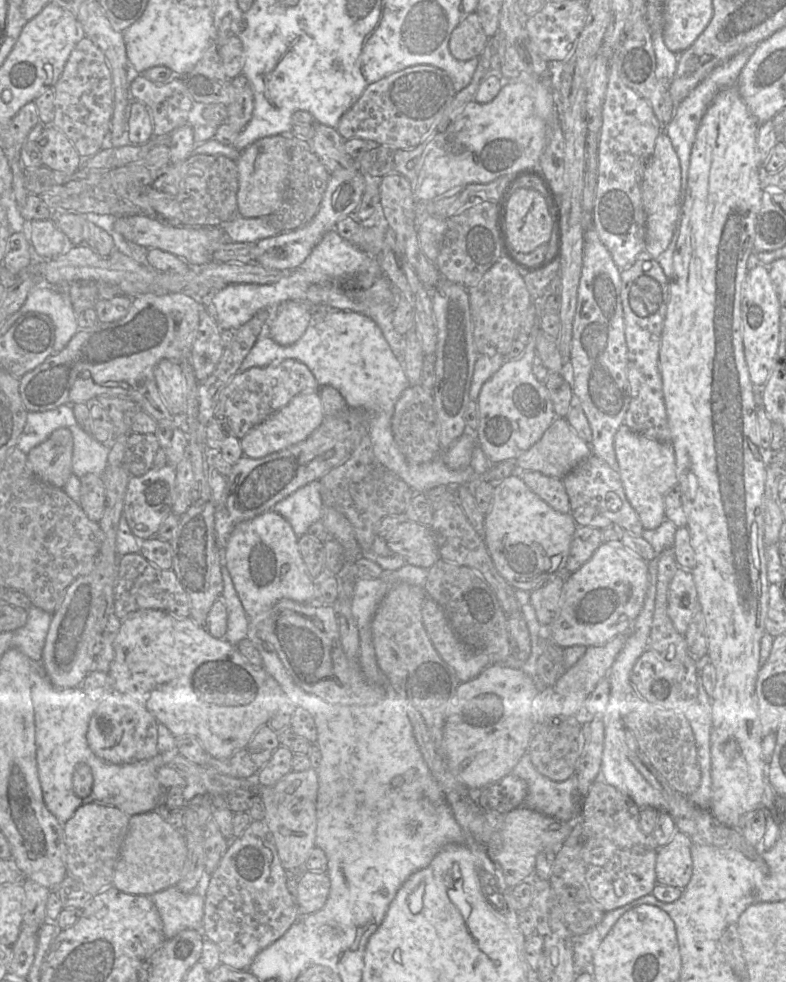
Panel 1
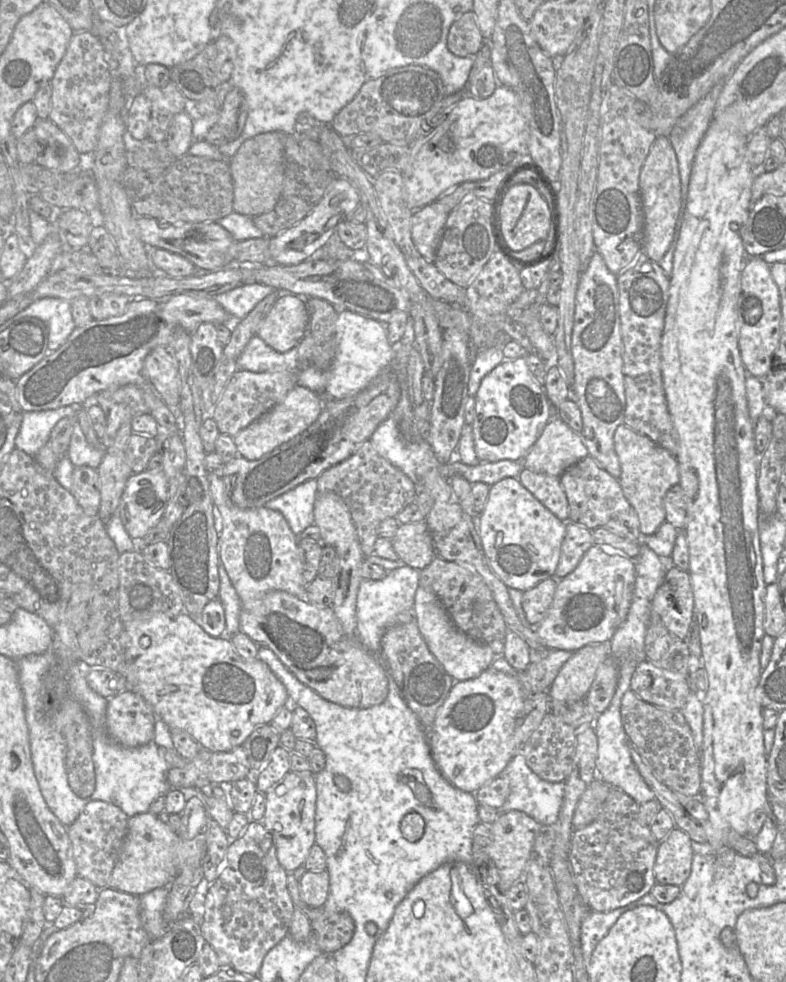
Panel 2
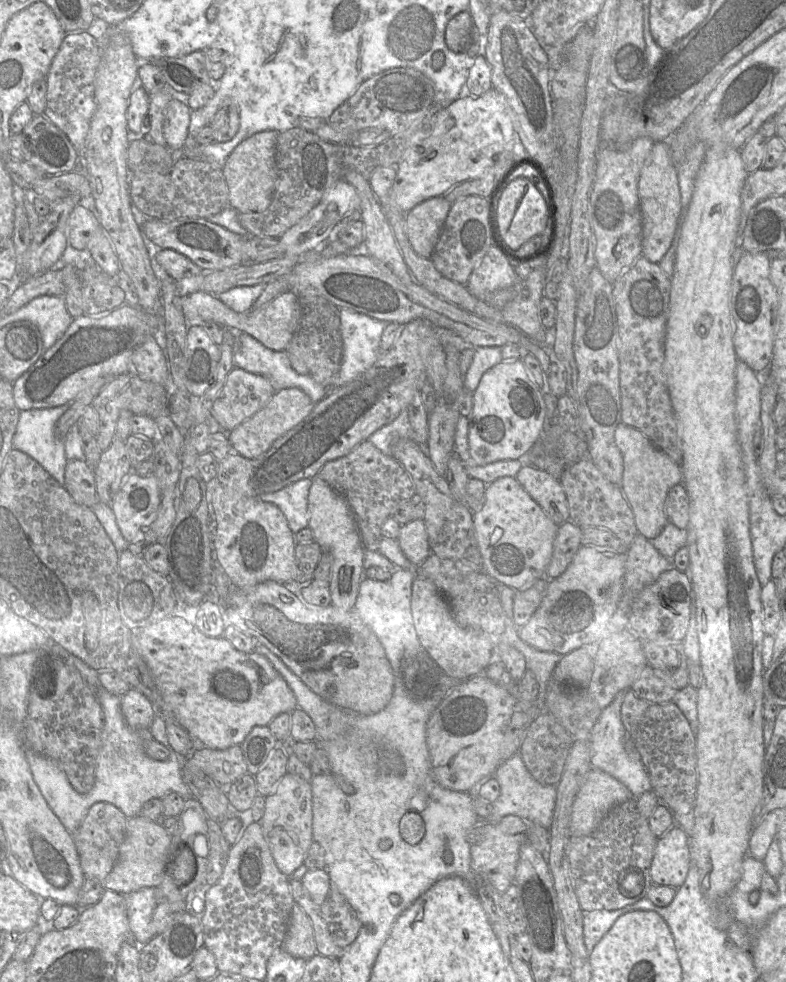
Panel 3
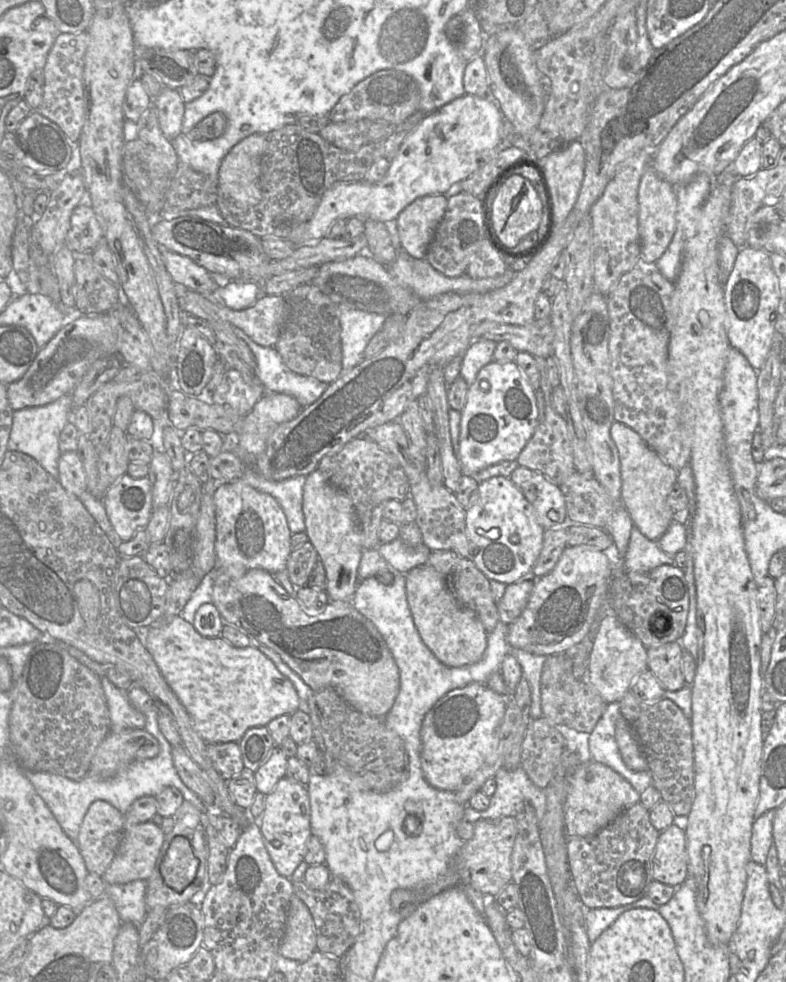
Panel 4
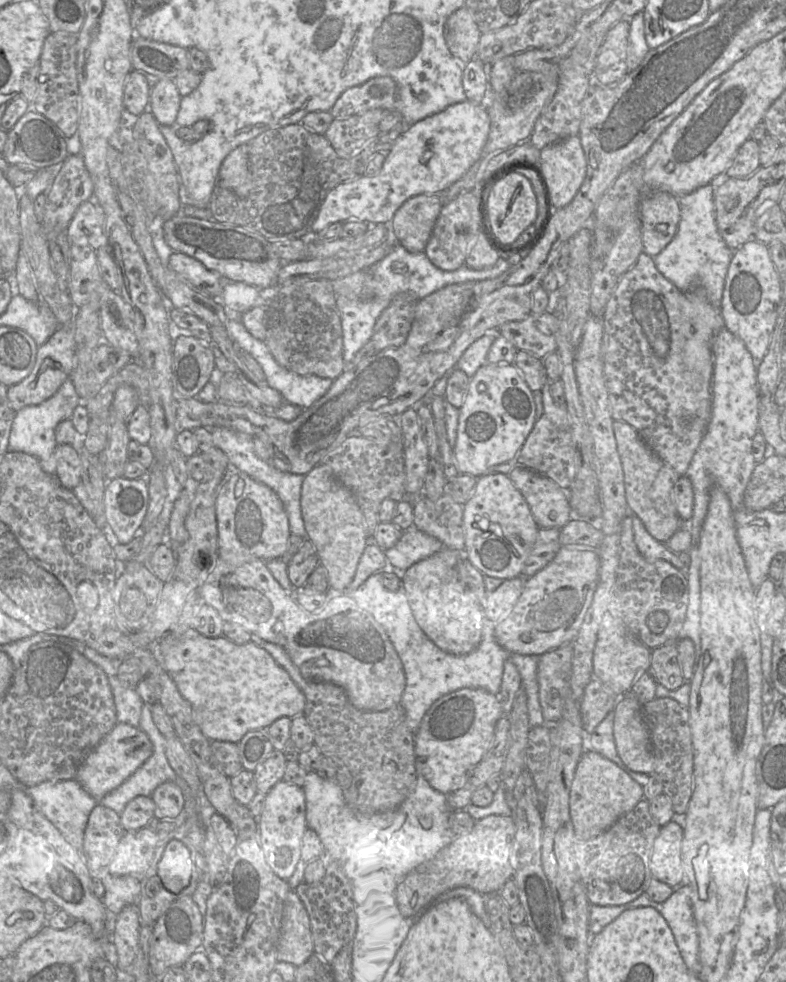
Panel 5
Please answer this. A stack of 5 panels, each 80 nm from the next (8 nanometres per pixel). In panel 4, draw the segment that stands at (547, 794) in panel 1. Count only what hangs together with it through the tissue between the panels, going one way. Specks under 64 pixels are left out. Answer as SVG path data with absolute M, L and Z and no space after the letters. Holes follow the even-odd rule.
M521 766L514 770L503 767L497 771L494 778L497 788L490 798L489 807L486 810L477 811L469 805L464 806L464 816L467 820L476 823L482 819L515 817L527 804L533 806L539 821L543 818L546 811L545 791L529 779Z

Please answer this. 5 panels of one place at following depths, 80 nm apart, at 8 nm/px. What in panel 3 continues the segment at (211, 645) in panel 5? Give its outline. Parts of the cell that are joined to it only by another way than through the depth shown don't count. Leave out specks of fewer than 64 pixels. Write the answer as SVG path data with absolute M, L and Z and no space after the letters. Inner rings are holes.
M169 616L156 623L146 626L141 629L140 634L136 635L132 633L132 643L142 658L147 663L151 670L151 673L156 681L162 698L162 709L157 710L159 714L166 722L177 723L184 728L190 737L202 747L225 750L235 745L241 745L246 736L250 733L253 727L256 726L268 726L269 723L281 713L292 713L297 708L297 699L285 681L285 679L276 671L270 661L257 652L243 653L237 651L234 646L224 637L211 638L204 635L199 629L180 616Z

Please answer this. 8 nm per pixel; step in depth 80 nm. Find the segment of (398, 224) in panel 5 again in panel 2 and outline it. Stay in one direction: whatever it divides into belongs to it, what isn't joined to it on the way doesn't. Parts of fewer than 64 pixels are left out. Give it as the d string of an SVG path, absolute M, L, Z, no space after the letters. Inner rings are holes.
M438 200L413 211L412 240L416 249L428 262L435 261L448 214Z

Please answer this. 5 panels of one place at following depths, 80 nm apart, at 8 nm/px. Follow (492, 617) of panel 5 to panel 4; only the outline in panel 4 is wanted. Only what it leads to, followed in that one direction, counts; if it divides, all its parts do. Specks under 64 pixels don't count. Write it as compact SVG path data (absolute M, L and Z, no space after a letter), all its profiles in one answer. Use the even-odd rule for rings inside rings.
M533 576L506 585L502 598L497 602L500 621L510 624L524 610L534 586Z

